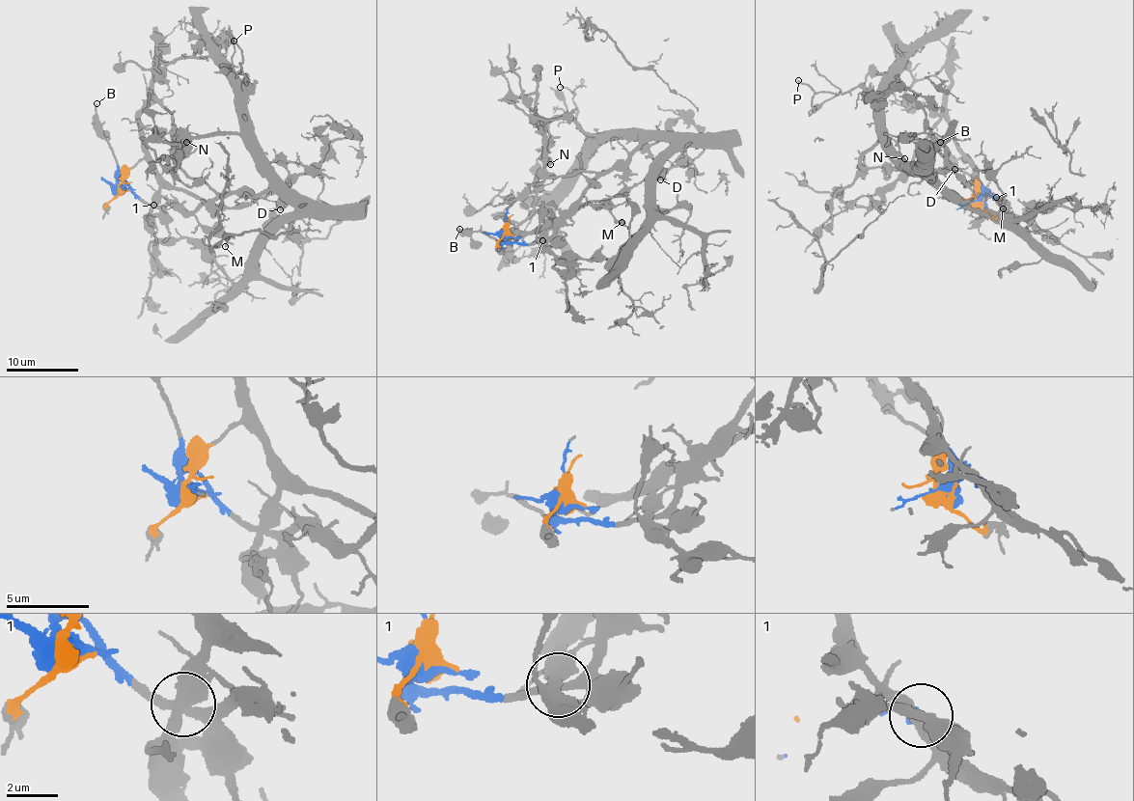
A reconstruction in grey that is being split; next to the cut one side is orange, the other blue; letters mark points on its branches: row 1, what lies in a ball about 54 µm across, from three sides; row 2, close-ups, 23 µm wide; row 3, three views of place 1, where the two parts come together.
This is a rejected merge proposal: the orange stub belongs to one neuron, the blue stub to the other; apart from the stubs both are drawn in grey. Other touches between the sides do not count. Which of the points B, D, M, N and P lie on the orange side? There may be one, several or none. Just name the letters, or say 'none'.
D, M

